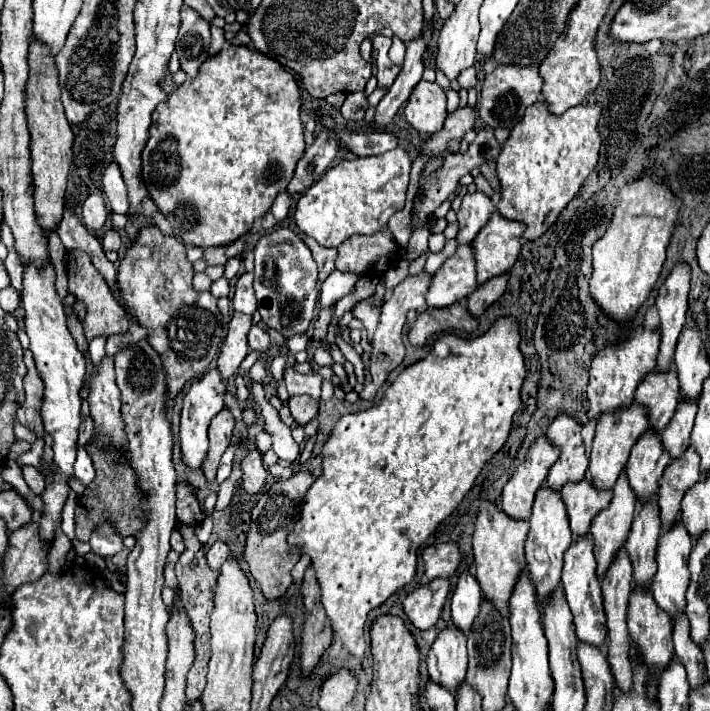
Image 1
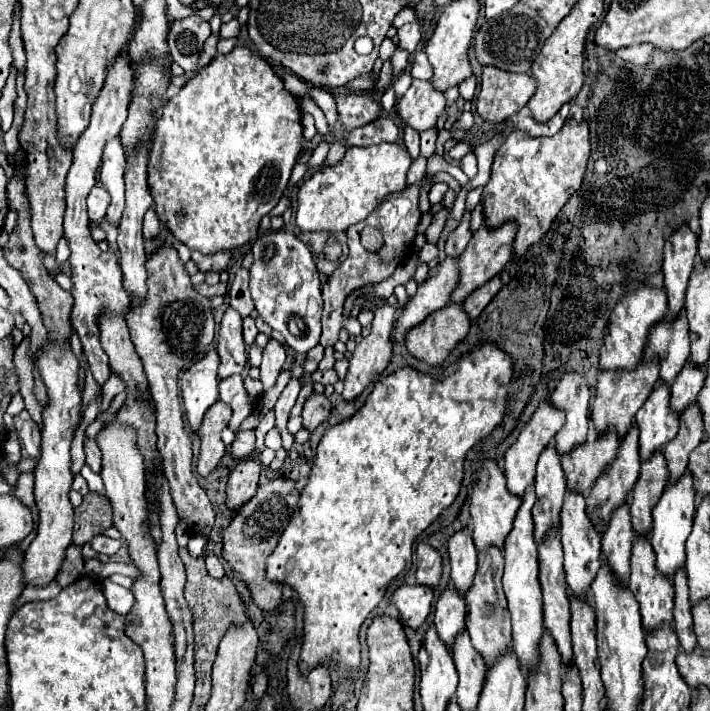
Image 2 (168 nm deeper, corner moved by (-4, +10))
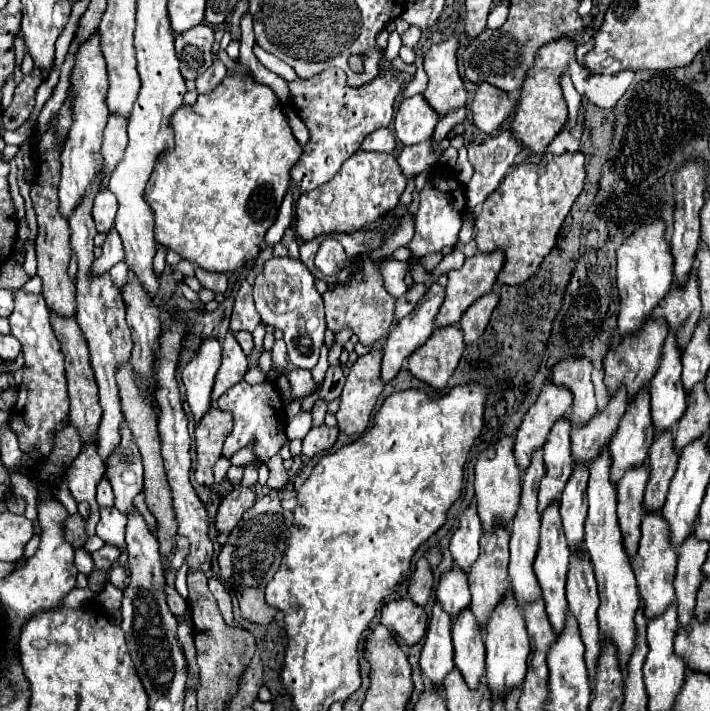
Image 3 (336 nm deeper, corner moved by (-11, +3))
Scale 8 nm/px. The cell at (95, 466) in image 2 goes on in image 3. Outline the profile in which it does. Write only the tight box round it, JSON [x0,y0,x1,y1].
[96,475,114,507]

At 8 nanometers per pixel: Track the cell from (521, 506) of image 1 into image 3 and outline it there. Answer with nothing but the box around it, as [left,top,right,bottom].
[514,383,572,473]

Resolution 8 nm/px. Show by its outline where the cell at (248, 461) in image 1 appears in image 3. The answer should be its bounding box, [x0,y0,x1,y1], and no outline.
[216,485,256,533]

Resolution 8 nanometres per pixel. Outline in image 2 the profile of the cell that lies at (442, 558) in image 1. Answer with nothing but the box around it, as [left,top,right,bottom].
[415,544,441,586]

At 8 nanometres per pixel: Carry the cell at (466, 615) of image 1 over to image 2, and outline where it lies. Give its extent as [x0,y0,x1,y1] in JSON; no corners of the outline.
[447,528,477,592]

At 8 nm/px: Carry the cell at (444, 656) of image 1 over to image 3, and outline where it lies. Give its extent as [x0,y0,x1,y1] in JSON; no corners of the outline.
[436,567,470,619]

